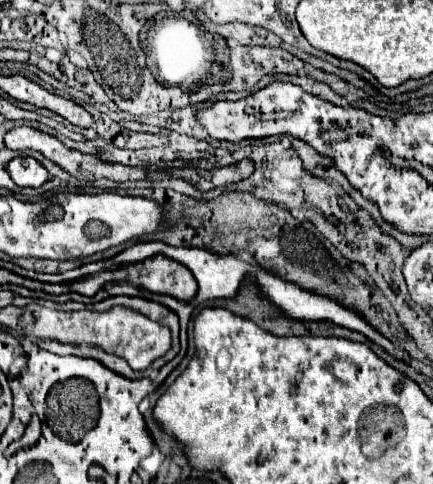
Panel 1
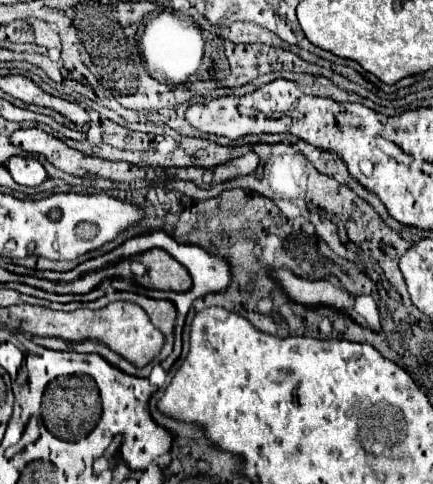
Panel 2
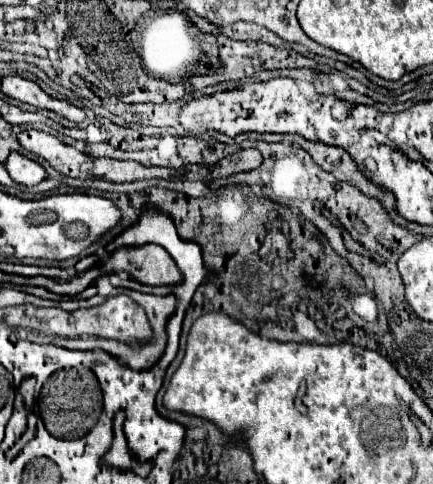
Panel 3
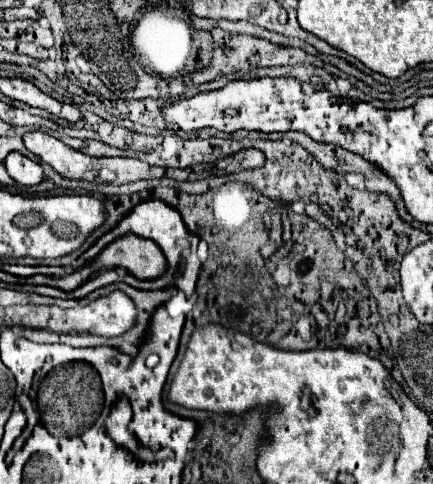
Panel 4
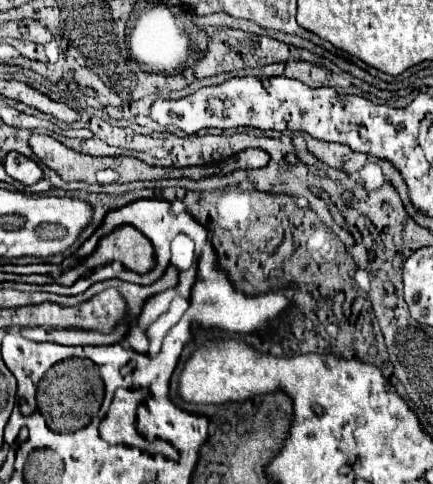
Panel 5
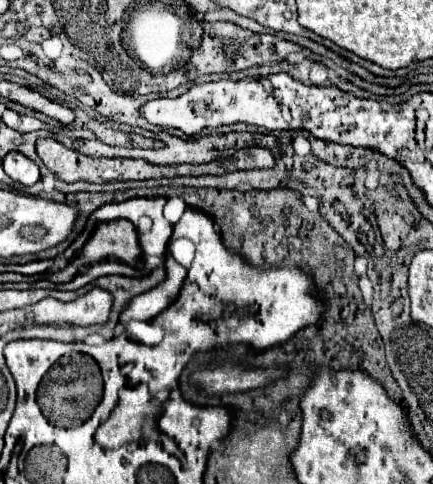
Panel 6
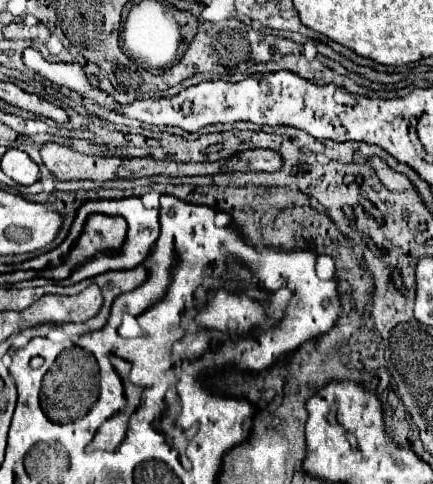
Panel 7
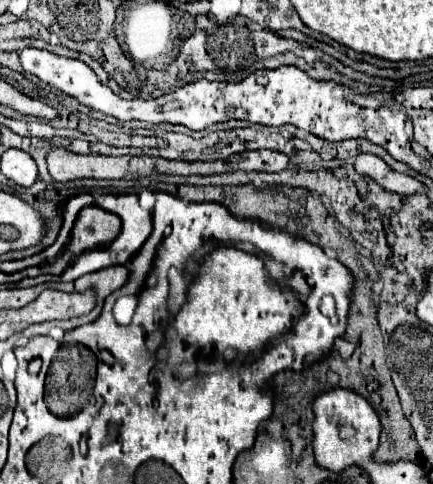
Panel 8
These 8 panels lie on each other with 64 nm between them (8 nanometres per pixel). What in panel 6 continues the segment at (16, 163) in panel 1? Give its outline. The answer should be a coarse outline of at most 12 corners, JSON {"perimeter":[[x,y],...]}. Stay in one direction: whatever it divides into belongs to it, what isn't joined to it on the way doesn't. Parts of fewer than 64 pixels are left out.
{"perimeter":[[8,152],[4,172],[24,186],[40,180],[38,166],[20,152]]}

